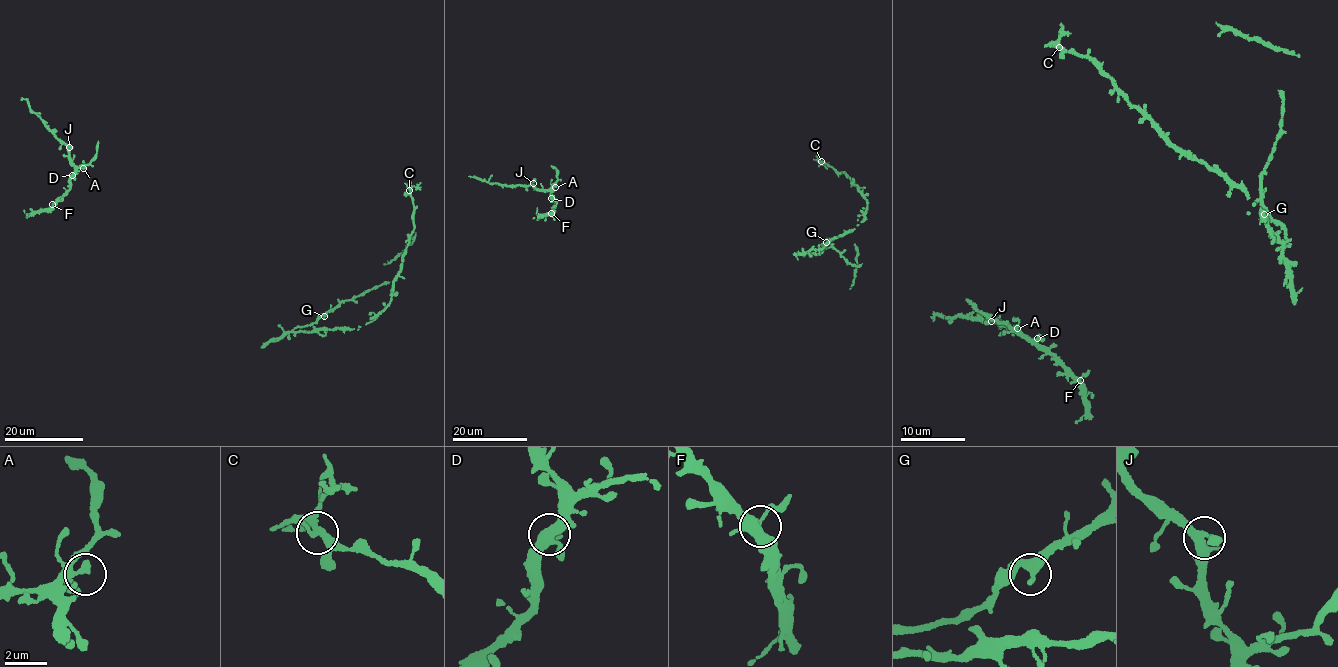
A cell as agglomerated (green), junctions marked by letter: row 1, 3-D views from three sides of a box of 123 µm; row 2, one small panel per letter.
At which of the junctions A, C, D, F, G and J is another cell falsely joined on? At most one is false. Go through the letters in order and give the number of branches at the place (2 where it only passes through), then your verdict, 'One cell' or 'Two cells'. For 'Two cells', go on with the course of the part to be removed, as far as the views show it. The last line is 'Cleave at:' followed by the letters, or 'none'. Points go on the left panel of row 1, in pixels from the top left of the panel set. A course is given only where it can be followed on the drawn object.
A: Branches: 4. One cell
C: Branches: 4. Two cells
D: Branches: 3. One cell
F: Branches: 4. One cell
G: Branches: 3. One cell
J: Branches: 3. One cell
Cleave at: C

